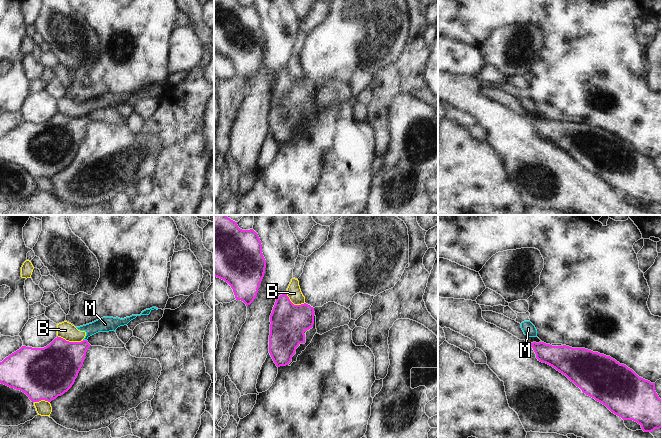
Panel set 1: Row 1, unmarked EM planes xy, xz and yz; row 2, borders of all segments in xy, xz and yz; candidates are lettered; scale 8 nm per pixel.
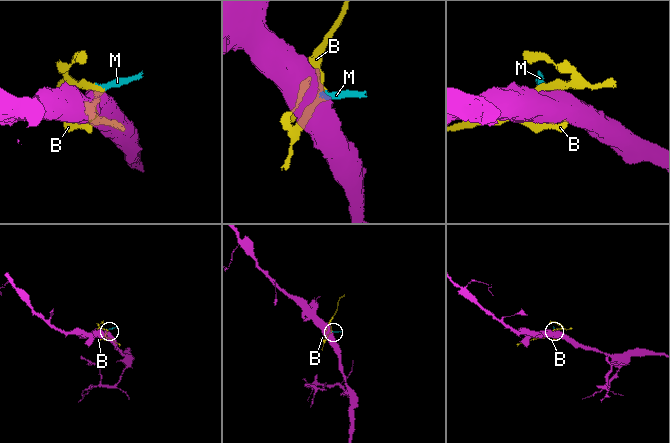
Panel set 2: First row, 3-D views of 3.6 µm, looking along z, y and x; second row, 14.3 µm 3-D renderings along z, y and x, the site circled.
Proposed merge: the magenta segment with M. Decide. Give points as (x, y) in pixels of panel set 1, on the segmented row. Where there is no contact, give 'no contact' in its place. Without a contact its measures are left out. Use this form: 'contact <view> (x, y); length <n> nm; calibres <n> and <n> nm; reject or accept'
contact xy (85, 340); length 30 nm; calibres 320 and 120 nm; reject

